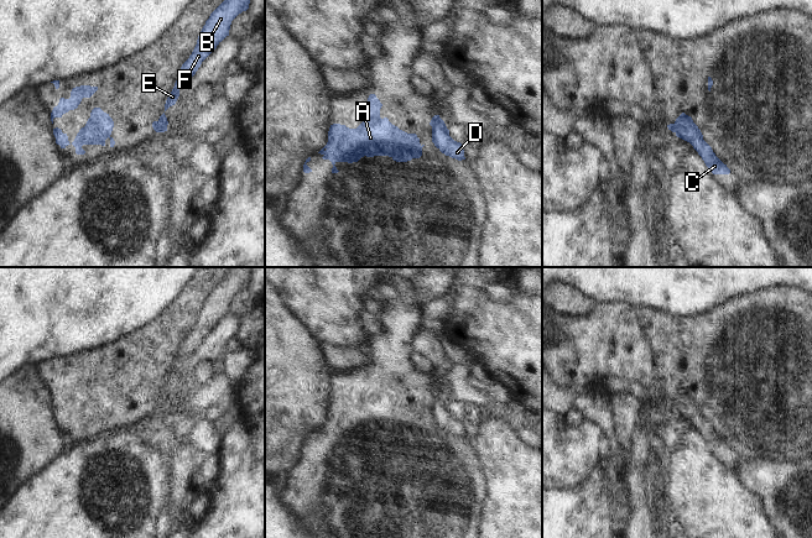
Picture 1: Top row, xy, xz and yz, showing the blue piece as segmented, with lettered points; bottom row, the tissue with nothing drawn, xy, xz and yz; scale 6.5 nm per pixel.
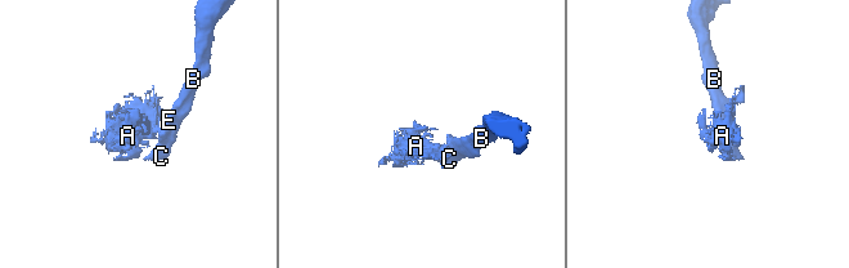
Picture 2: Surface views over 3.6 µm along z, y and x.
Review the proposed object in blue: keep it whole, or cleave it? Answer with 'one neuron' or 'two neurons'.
two neurons

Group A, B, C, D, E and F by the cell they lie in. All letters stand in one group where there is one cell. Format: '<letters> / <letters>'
A / B C D E F

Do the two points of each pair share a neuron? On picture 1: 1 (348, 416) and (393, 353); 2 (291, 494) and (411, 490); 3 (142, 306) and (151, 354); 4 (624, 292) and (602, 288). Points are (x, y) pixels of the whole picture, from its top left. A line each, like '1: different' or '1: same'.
1: same
2: same
3: different
4: same

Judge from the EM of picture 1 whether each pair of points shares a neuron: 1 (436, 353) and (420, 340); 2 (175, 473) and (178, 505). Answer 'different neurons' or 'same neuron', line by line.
1: same neuron
2: same neuron

